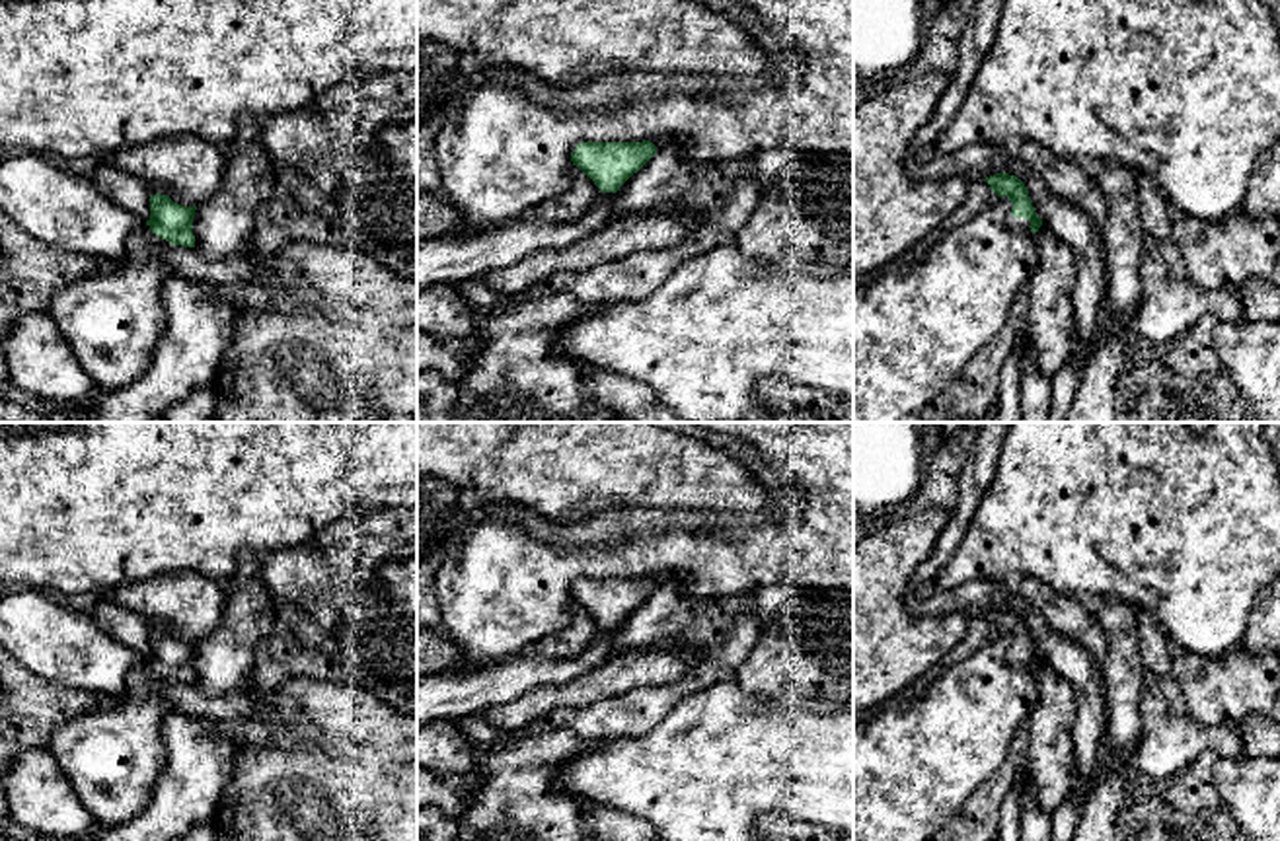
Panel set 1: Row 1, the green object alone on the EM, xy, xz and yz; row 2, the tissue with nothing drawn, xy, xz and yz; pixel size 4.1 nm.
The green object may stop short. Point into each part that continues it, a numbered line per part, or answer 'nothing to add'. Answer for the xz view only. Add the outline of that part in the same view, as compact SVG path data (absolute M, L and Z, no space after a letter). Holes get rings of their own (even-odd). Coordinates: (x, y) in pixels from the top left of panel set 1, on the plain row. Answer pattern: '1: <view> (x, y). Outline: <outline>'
nothing to add

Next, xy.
1: xy (112, 756). Outline: M150 662L127 677L125 697L55 730L49 751L74 785L97 829L131 820L150 800L164 763L162 722L168 703L152 685L169 681Z

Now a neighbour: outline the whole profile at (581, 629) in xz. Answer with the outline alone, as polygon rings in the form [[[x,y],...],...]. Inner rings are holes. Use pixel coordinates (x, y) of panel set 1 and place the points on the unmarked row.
[[[577,602],[567,607],[567,625],[542,637],[532,652],[547,660],[565,660],[583,654],[598,637],[600,625]]]

